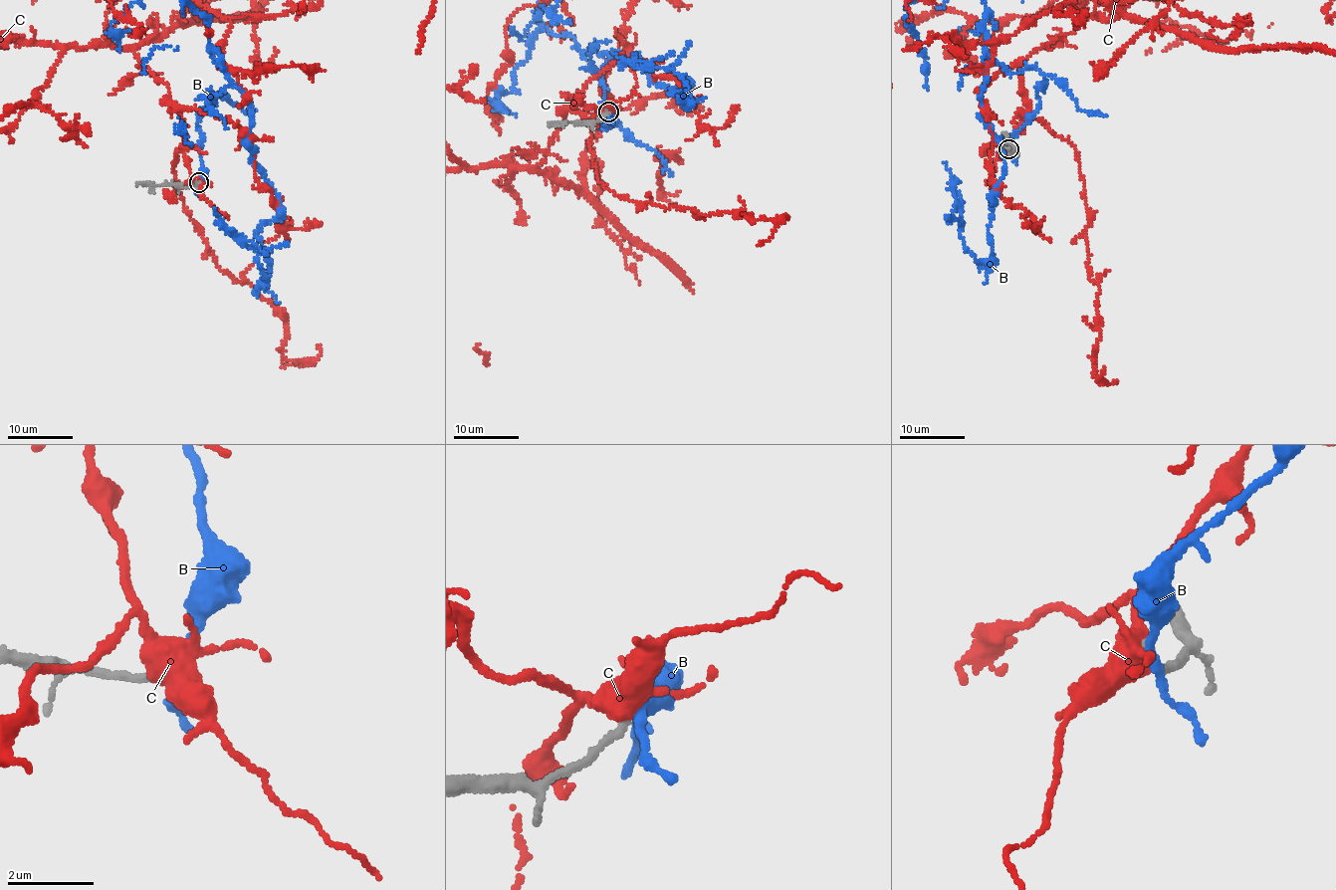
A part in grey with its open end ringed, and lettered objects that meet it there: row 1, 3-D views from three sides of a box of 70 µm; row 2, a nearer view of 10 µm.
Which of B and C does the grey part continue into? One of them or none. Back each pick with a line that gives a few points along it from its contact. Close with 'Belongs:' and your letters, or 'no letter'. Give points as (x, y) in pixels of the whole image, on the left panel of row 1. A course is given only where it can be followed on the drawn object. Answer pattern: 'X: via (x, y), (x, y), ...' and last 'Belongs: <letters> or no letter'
Belongs: no letter

